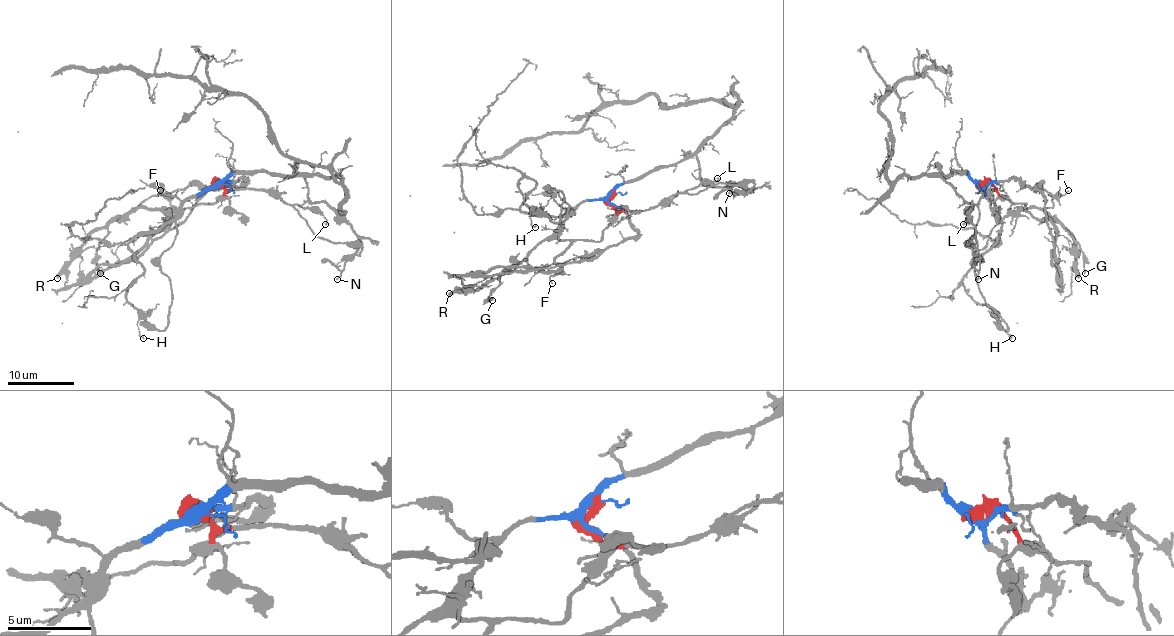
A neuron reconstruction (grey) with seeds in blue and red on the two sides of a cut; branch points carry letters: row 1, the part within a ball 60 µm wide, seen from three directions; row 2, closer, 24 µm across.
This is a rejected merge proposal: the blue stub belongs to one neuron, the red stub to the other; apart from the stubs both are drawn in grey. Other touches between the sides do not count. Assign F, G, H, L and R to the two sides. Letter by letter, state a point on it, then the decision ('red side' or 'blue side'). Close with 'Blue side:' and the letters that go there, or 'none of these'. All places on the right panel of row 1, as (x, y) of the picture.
F: place (1068, 190); red side
G: place (1085, 273); red side
H: place (1012, 338); blue side
L: place (963, 224); red side
R: place (1078, 278); red side
Blue side: H

